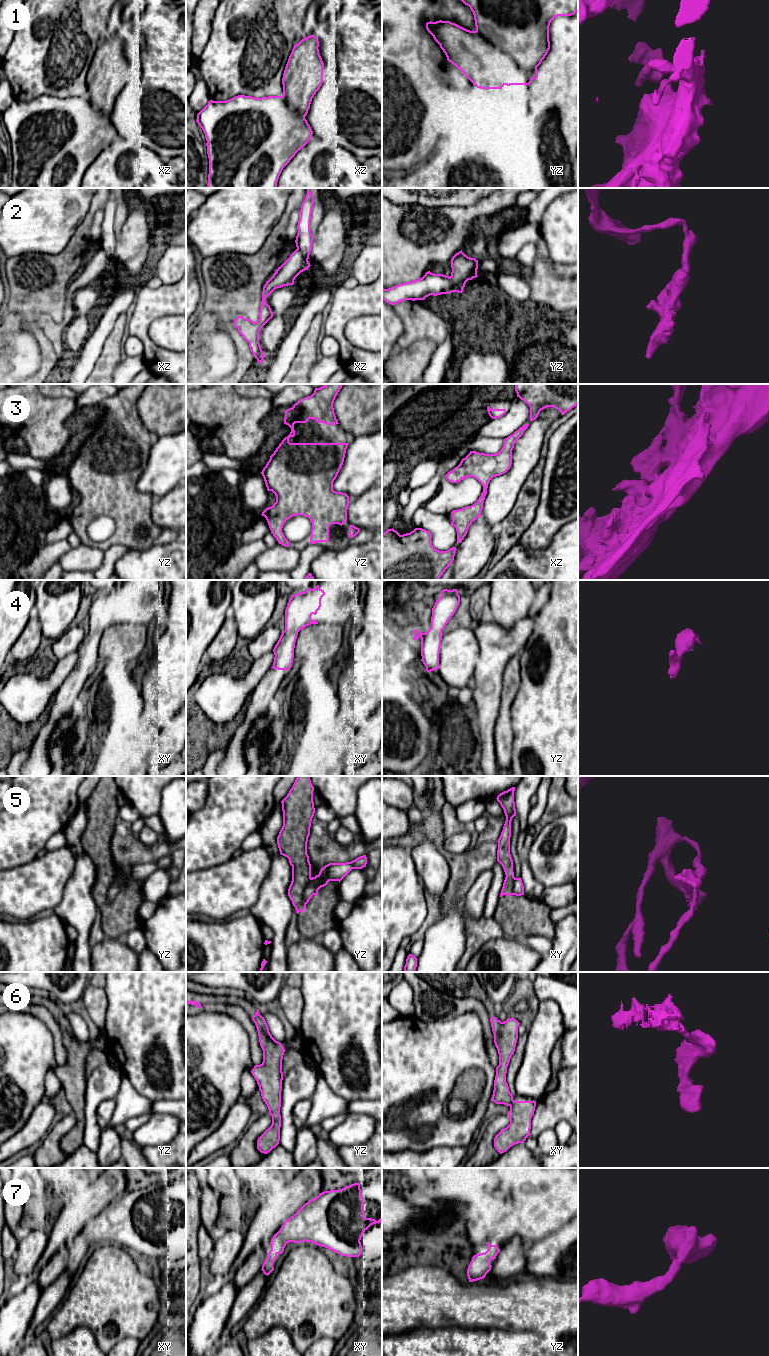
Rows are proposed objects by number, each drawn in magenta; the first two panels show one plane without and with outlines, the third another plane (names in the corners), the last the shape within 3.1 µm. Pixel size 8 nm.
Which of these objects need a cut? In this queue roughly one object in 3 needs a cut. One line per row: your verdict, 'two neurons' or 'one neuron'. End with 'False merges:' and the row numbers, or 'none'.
1: one neuron
2: two neurons
3: one neuron
4: one neuron
5: two neurons
6: one neuron
7: one neuron
False merges: 2, 5

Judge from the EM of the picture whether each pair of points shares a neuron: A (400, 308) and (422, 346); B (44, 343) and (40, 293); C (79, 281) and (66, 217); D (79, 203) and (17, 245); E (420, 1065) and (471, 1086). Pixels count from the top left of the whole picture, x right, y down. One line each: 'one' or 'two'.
A: two
B: one
C: two
D: one
E: two

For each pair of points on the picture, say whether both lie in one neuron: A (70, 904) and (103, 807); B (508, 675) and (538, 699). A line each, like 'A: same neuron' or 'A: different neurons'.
A: different neurons
B: different neurons

